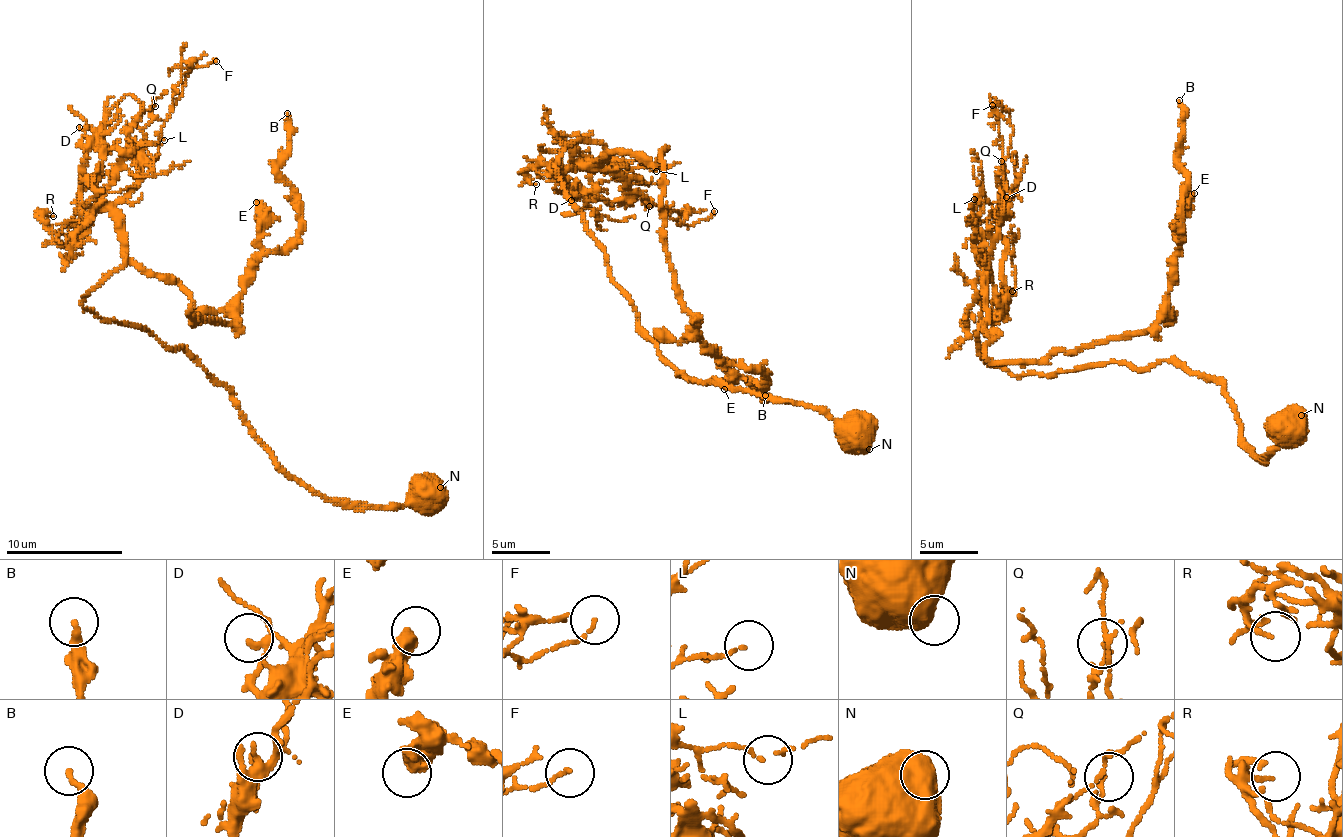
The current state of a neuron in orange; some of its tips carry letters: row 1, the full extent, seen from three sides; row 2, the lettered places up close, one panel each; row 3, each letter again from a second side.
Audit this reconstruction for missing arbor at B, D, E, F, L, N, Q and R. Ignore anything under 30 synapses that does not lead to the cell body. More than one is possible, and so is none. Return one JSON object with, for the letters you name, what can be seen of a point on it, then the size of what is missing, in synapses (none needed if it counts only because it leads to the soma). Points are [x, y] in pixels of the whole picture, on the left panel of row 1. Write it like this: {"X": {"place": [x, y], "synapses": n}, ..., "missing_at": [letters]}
{"missing_at": []}

